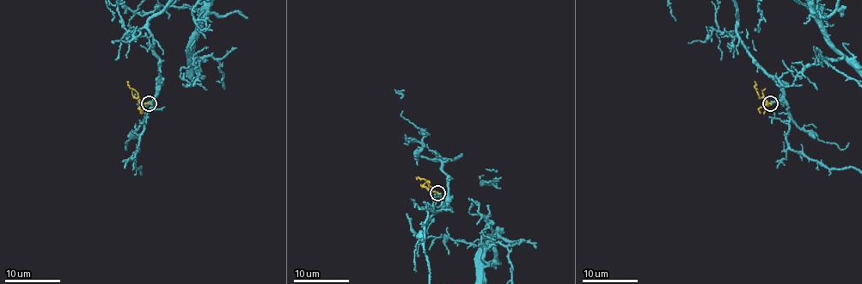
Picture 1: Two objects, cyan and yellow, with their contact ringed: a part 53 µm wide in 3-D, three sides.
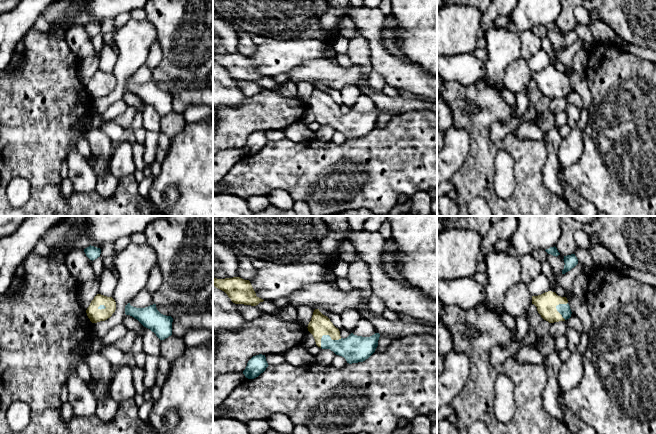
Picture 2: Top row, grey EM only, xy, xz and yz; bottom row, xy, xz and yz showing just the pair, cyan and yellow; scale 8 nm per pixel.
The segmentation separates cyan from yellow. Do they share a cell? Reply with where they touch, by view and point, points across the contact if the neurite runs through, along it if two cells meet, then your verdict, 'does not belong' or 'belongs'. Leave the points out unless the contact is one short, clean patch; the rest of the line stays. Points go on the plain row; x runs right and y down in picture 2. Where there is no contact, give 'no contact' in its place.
meets cyan in xz at (326, 111); runs through xz (354, 124), (341, 123), (326, 111), (320, 101); belongs

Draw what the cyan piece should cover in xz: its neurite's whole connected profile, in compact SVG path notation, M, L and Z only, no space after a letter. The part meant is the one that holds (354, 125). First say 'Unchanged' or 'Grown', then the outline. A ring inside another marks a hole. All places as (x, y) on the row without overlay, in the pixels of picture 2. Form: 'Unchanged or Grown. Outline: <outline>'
Grown. Outline: M319 85L314 86L307 104L313 111L318 123L330 125L336 131L344 133L349 140L368 135L375 128L380 113L379 109L370 113L357 112L351 109L343 115L339 105Z

